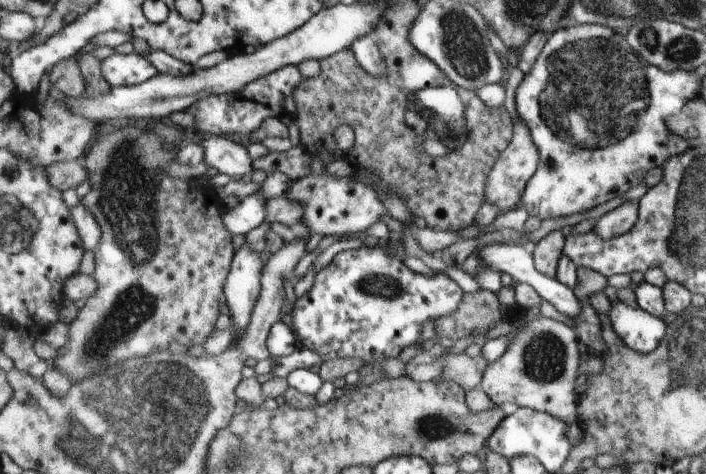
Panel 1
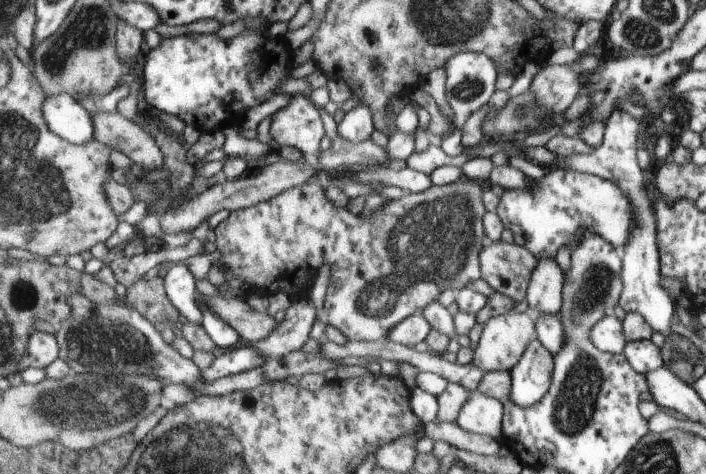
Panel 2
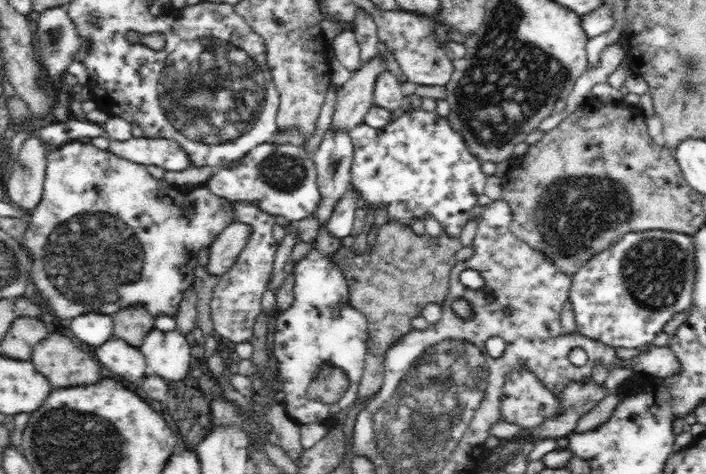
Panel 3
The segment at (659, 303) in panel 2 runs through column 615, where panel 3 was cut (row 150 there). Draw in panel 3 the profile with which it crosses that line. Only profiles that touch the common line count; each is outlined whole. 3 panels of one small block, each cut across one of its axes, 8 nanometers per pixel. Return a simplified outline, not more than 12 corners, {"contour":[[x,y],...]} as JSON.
{"contour":[[160,137],[111,140],[120,157],[164,170],[191,167],[176,140]]}

